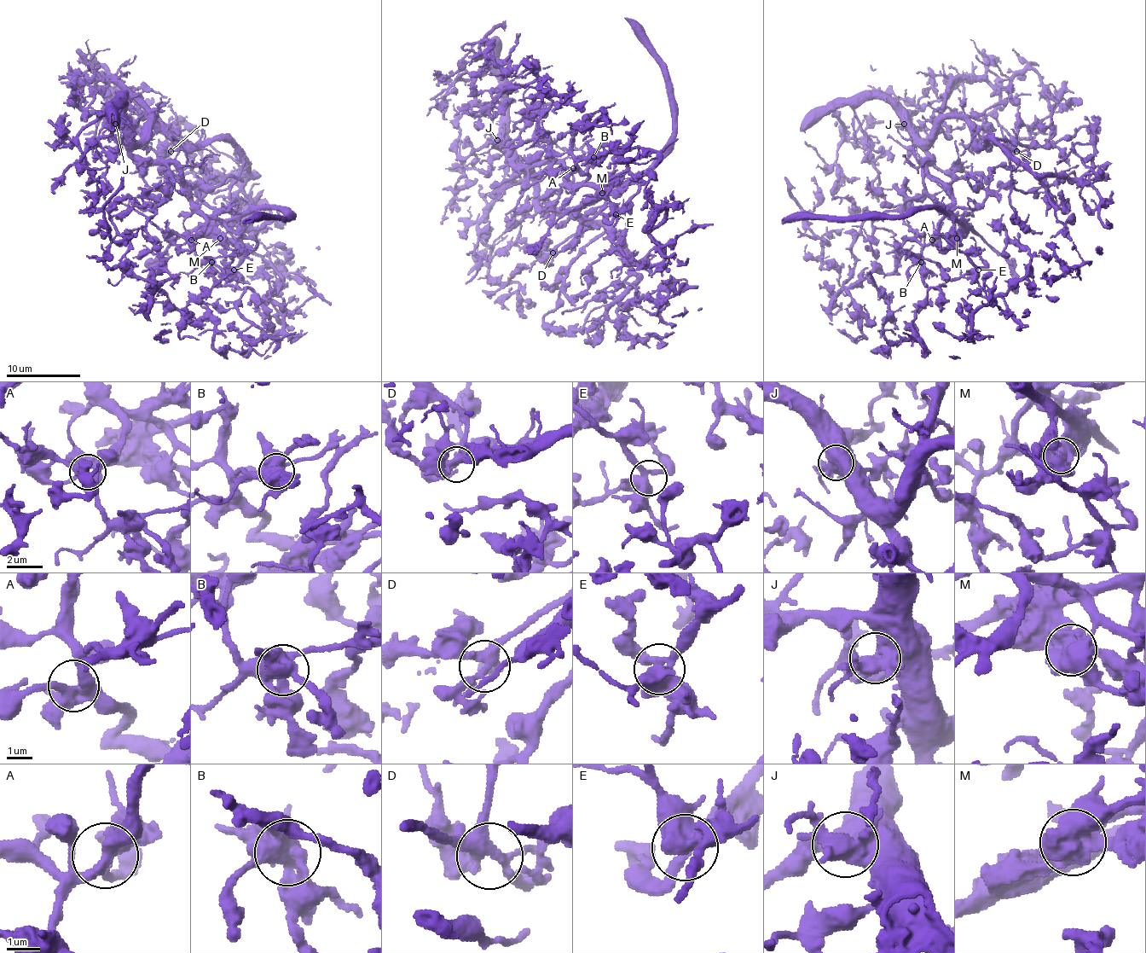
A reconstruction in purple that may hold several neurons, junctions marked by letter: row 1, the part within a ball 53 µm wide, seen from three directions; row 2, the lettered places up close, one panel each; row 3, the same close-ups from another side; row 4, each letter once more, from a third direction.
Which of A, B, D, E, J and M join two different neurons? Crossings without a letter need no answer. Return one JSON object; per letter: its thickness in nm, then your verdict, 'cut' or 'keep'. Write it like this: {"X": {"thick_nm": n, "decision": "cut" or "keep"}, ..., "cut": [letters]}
{"A": {"thick_nm": 420, "decision": "keep"}, "B": {"thick_nm": 550, "decision": "keep"}, "D": {"thick_nm": 380, "decision": "keep"}, "E": {"thick_nm": 480, "decision": "keep"}, "J": {"thick_nm": 480, "decision": "keep"}, "M": {"thick_nm": 700, "decision": "cut"}, "cut": ["M"]}

